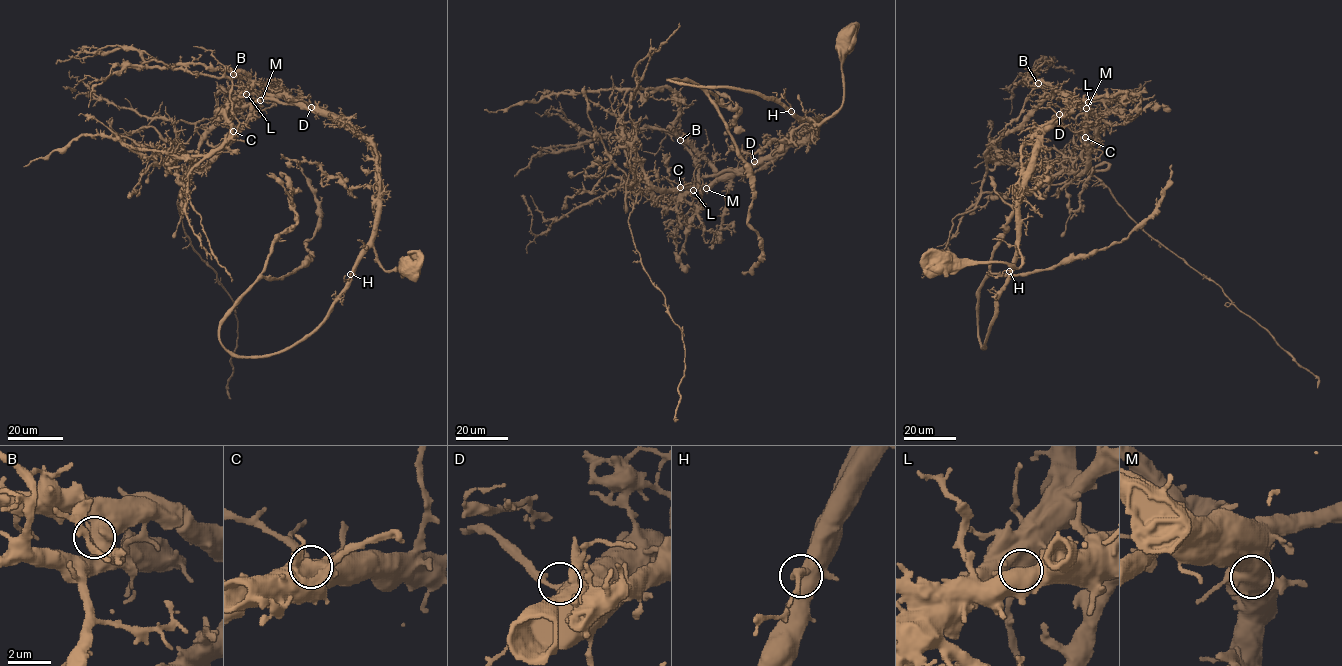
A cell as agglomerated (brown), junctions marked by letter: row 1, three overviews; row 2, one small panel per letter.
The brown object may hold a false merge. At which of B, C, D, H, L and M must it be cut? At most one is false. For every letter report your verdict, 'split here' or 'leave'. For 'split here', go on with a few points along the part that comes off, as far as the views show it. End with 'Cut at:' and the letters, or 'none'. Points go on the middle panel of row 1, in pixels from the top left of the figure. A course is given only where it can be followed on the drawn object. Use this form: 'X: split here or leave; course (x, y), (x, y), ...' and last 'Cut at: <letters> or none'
B: split here; course (680, 140), (696, 181), (673, 198), (647, 185), (628, 219), (640, 262), (682, 332), (678, 419)
C: leave
D: leave
H: leave
L: leave
M: leave
Cut at: B

